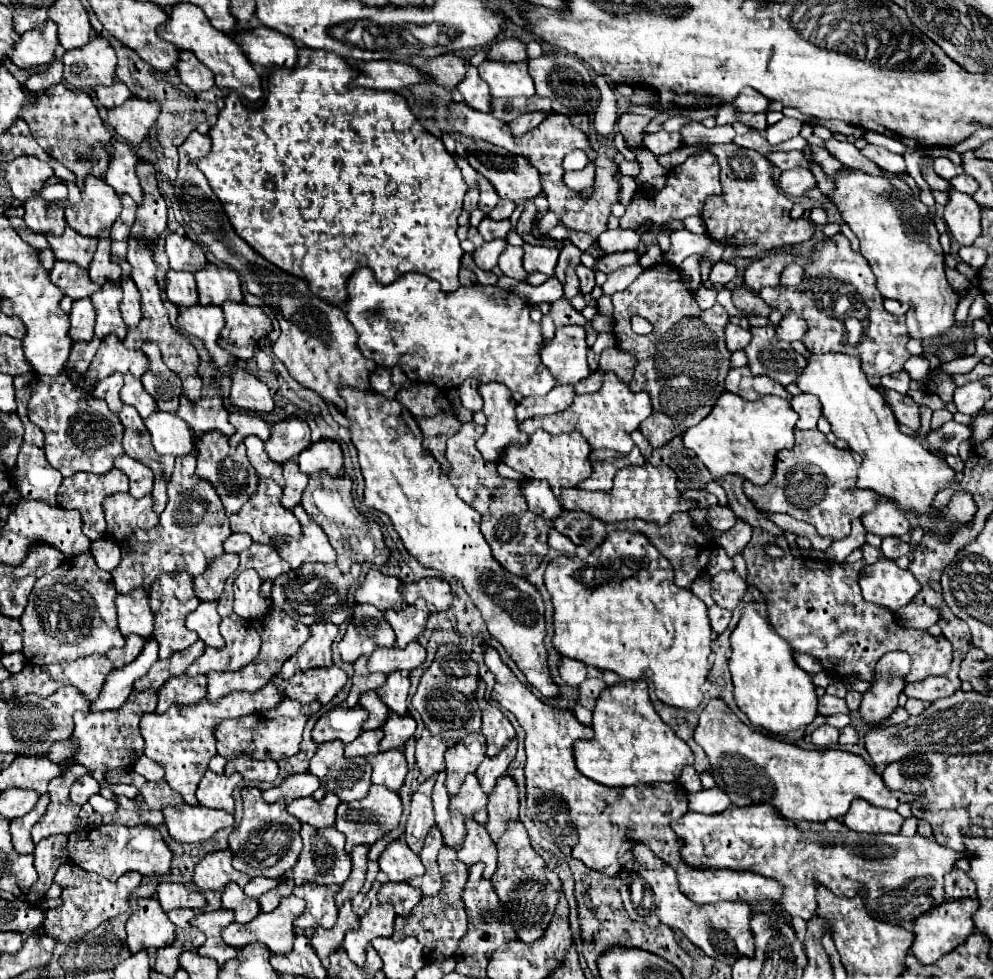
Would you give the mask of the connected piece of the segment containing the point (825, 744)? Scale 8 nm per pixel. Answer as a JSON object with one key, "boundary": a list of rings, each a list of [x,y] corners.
{"boundary":[[[821,725],[811,733],[811,743],[817,745],[819,749],[833,749],[837,747],[837,737],[839,737],[837,729],[829,725]]]}

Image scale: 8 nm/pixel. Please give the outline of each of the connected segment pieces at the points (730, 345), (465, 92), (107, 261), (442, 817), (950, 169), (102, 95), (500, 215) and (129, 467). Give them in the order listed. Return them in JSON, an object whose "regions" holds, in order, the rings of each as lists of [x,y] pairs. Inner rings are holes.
{"regions":[[[[727,325],[725,327],[725,341],[727,341],[727,349],[729,351],[739,351],[739,349],[745,349],[751,341],[751,331],[749,329],[743,329],[743,327],[737,327],[737,325]]],[[[467,63],[467,77],[457,89],[463,95],[465,105],[469,105],[471,109],[483,111],[483,113],[491,113],[493,97],[489,93],[489,85],[485,85],[485,81],[479,77],[479,71],[471,67],[469,63]]],[[[101,229],[97,235],[99,245],[95,251],[95,257],[89,265],[89,277],[91,281],[117,281],[121,279],[121,269],[119,265],[111,259],[111,239],[109,239],[109,229]]],[[[445,771],[437,775],[437,783],[433,789],[433,807],[435,807],[435,823],[443,833],[445,845],[453,845],[461,849],[461,841],[465,837],[465,823],[461,813],[449,809],[449,793],[445,787]]],[[[939,157],[937,161],[935,161],[935,165],[933,165],[933,169],[939,173],[939,177],[943,177],[943,179],[953,179],[955,175],[959,175],[961,171],[963,171],[963,167],[961,165],[955,165],[951,159],[947,159],[947,157]]],[[[115,81],[115,83],[109,85],[109,87],[101,87],[101,85],[99,85],[99,87],[95,89],[95,93],[97,93],[99,103],[101,103],[103,107],[107,107],[107,109],[117,107],[117,105],[123,105],[123,103],[131,97],[129,89],[127,89],[121,81]]],[[[499,199],[497,207],[495,207],[495,209],[489,213],[489,217],[491,217],[491,219],[495,219],[495,221],[499,221],[499,219],[509,219],[515,207],[517,207],[517,205],[515,205],[513,201],[507,201],[507,199]]],[[[129,455],[117,457],[115,467],[121,469],[121,471],[129,477],[129,481],[131,481],[129,493],[131,493],[133,497],[139,499],[139,497],[151,493],[151,489],[153,489],[153,471],[151,471],[149,467],[145,467],[143,463],[131,459]]]]}

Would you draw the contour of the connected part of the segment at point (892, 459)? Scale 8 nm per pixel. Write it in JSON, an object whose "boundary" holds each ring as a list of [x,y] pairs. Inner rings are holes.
{"boundary":[[[827,353],[811,355],[807,361],[809,367],[805,367],[803,375],[797,379],[797,385],[801,391],[817,395],[823,405],[823,417],[831,423],[833,435],[845,439],[851,449],[863,457],[857,473],[857,485],[861,489],[871,489],[881,497],[887,497],[905,513],[915,513],[917,525],[925,533],[939,537],[941,543],[947,543],[957,527],[969,525],[973,521],[977,503],[973,501],[971,493],[959,487],[955,481],[955,471],[945,463],[945,459],[931,455],[921,447],[919,439],[907,437],[899,431],[895,415],[885,405],[883,395],[867,383],[857,357]],[[943,489],[953,491],[951,501],[937,515],[933,515],[933,499]]]}

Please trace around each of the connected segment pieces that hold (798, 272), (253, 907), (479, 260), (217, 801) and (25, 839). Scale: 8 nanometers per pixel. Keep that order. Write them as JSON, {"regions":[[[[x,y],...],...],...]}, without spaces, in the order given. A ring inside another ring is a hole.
{"regions":[[[[791,263],[791,265],[787,265],[787,267],[783,269],[783,273],[781,273],[781,283],[783,283],[783,285],[799,285],[801,277],[803,277],[803,269],[801,269],[799,265]]],[[[235,883],[225,885],[221,893],[221,901],[225,909],[231,909],[235,913],[237,923],[249,923],[259,913],[259,903],[243,893],[243,889]]],[[[495,239],[495,241],[483,243],[483,245],[485,245],[485,249],[479,247],[479,249],[475,251],[473,259],[475,259],[477,267],[481,267],[481,269],[485,269],[485,271],[491,271],[491,269],[497,265],[499,255],[505,251],[507,241],[505,241],[505,239]]],[[[207,771],[205,777],[201,779],[199,787],[197,787],[197,801],[203,807],[211,807],[211,809],[223,809],[227,813],[233,813],[233,789],[243,782],[243,778],[239,773],[233,773],[231,777],[227,775],[217,775],[213,771]]],[[[47,793],[39,797],[37,805],[25,815],[11,821],[11,835],[13,835],[13,847],[17,847],[17,853],[33,853],[35,843],[31,841],[31,827],[39,821],[39,817],[45,813],[49,803]]]]}

